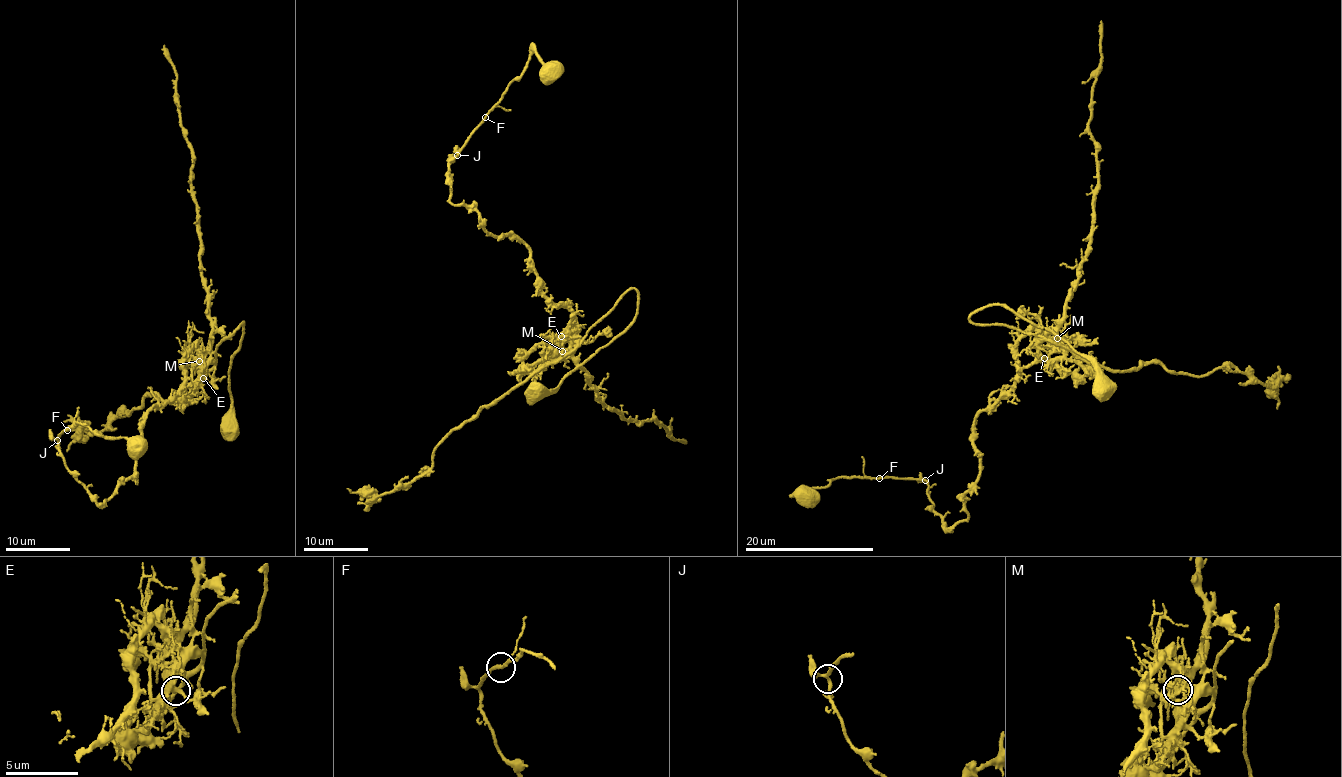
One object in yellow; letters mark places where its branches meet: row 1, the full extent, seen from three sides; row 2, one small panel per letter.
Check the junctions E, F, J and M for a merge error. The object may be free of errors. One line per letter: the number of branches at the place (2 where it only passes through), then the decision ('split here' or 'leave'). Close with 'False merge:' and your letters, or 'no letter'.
E: 4 branches meet; leave
F: 2 branches meet; leave
J: 3 branches meet; leave
M: 6 branches meet; split here
False merge: M

